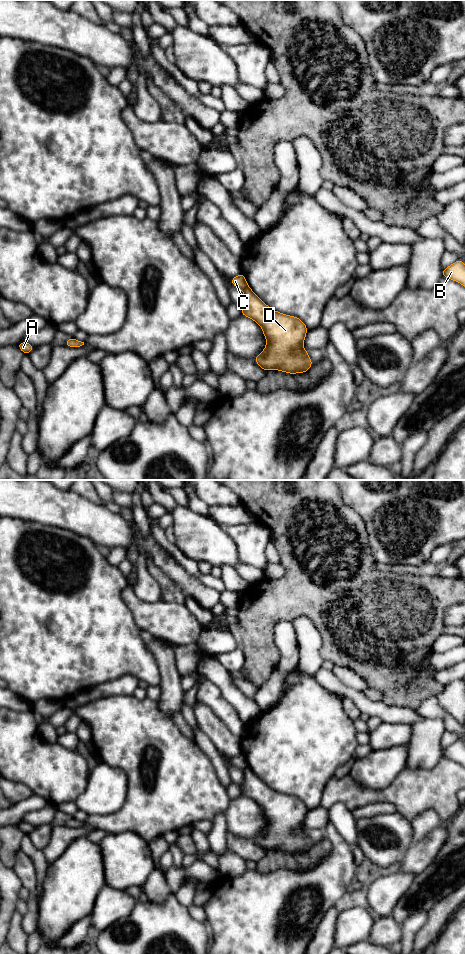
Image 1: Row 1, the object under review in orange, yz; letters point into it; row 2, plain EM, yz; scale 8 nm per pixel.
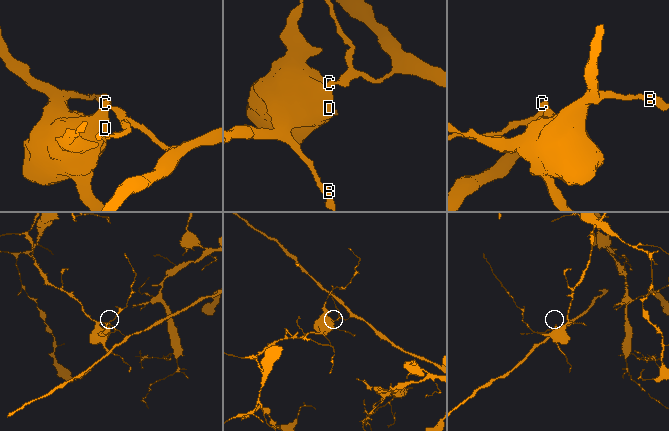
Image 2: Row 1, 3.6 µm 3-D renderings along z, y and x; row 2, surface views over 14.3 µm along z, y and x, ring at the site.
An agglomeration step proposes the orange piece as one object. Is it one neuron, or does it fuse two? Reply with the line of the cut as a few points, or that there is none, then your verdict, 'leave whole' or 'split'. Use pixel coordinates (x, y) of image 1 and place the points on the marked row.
yz (248, 286), (243, 290) | split

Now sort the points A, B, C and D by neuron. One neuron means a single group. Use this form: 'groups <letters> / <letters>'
groups A C / B D

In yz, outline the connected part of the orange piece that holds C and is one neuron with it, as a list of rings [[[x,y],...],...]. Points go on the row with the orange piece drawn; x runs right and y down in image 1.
[[[243,273],[231,278],[231,283],[232,283],[232,285],[234,285],[235,287],[237,287],[241,290],[244,290],[246,287],[248,287],[248,283],[247,283],[246,278]]]

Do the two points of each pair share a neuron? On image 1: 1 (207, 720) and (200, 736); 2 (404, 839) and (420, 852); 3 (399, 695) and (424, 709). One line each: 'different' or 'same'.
1: different
2: different
3: different

